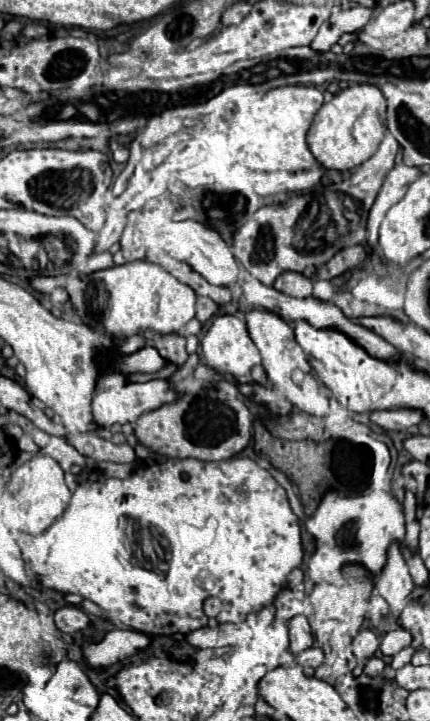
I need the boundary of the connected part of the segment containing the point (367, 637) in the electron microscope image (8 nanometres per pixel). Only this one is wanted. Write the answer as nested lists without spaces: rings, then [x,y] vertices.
[[[360,630],[352,642],[352,650],[358,660],[372,658],[378,652],[378,648],[380,648],[380,638],[376,636],[374,630]]]

